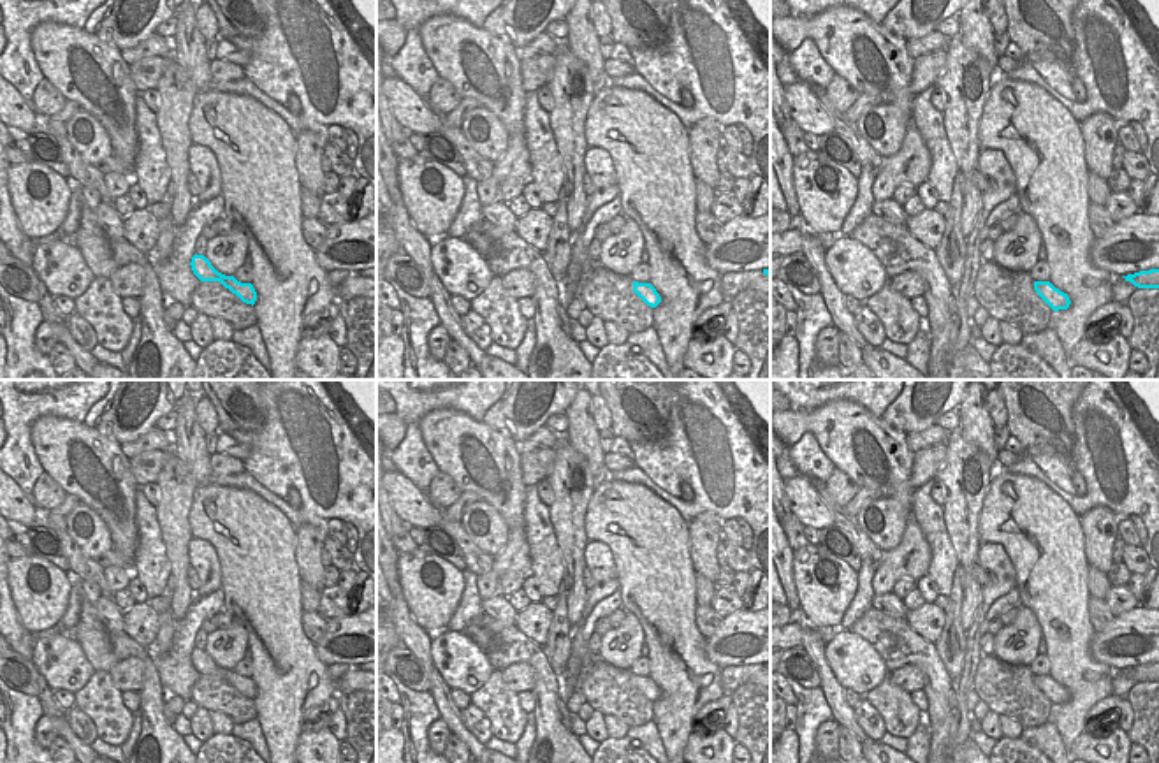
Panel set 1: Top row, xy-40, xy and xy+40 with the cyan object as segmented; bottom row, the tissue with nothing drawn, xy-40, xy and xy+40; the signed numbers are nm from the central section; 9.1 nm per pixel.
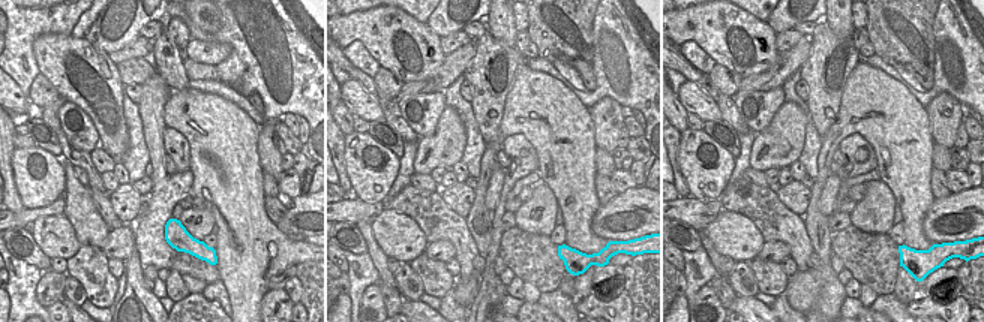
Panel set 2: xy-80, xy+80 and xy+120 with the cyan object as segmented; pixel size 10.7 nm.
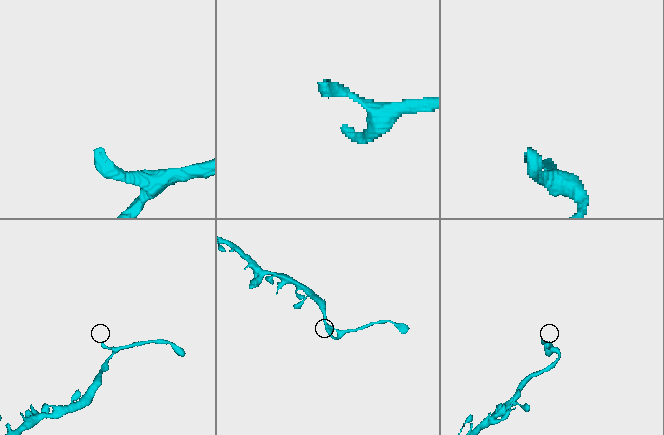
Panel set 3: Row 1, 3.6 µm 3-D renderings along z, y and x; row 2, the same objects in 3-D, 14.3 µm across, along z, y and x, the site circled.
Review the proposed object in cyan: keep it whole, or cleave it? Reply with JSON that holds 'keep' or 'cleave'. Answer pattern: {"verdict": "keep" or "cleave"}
{"verdict": "keep"}

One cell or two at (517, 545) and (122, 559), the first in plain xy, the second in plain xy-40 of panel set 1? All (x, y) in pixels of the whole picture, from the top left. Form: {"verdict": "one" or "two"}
{"verdict": "one"}

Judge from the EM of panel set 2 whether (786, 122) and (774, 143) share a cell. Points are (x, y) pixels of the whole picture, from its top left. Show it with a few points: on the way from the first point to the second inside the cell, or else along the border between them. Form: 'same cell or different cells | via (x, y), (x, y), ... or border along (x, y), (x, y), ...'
same cell | via (786, 126), (786, 131), (779, 138)

